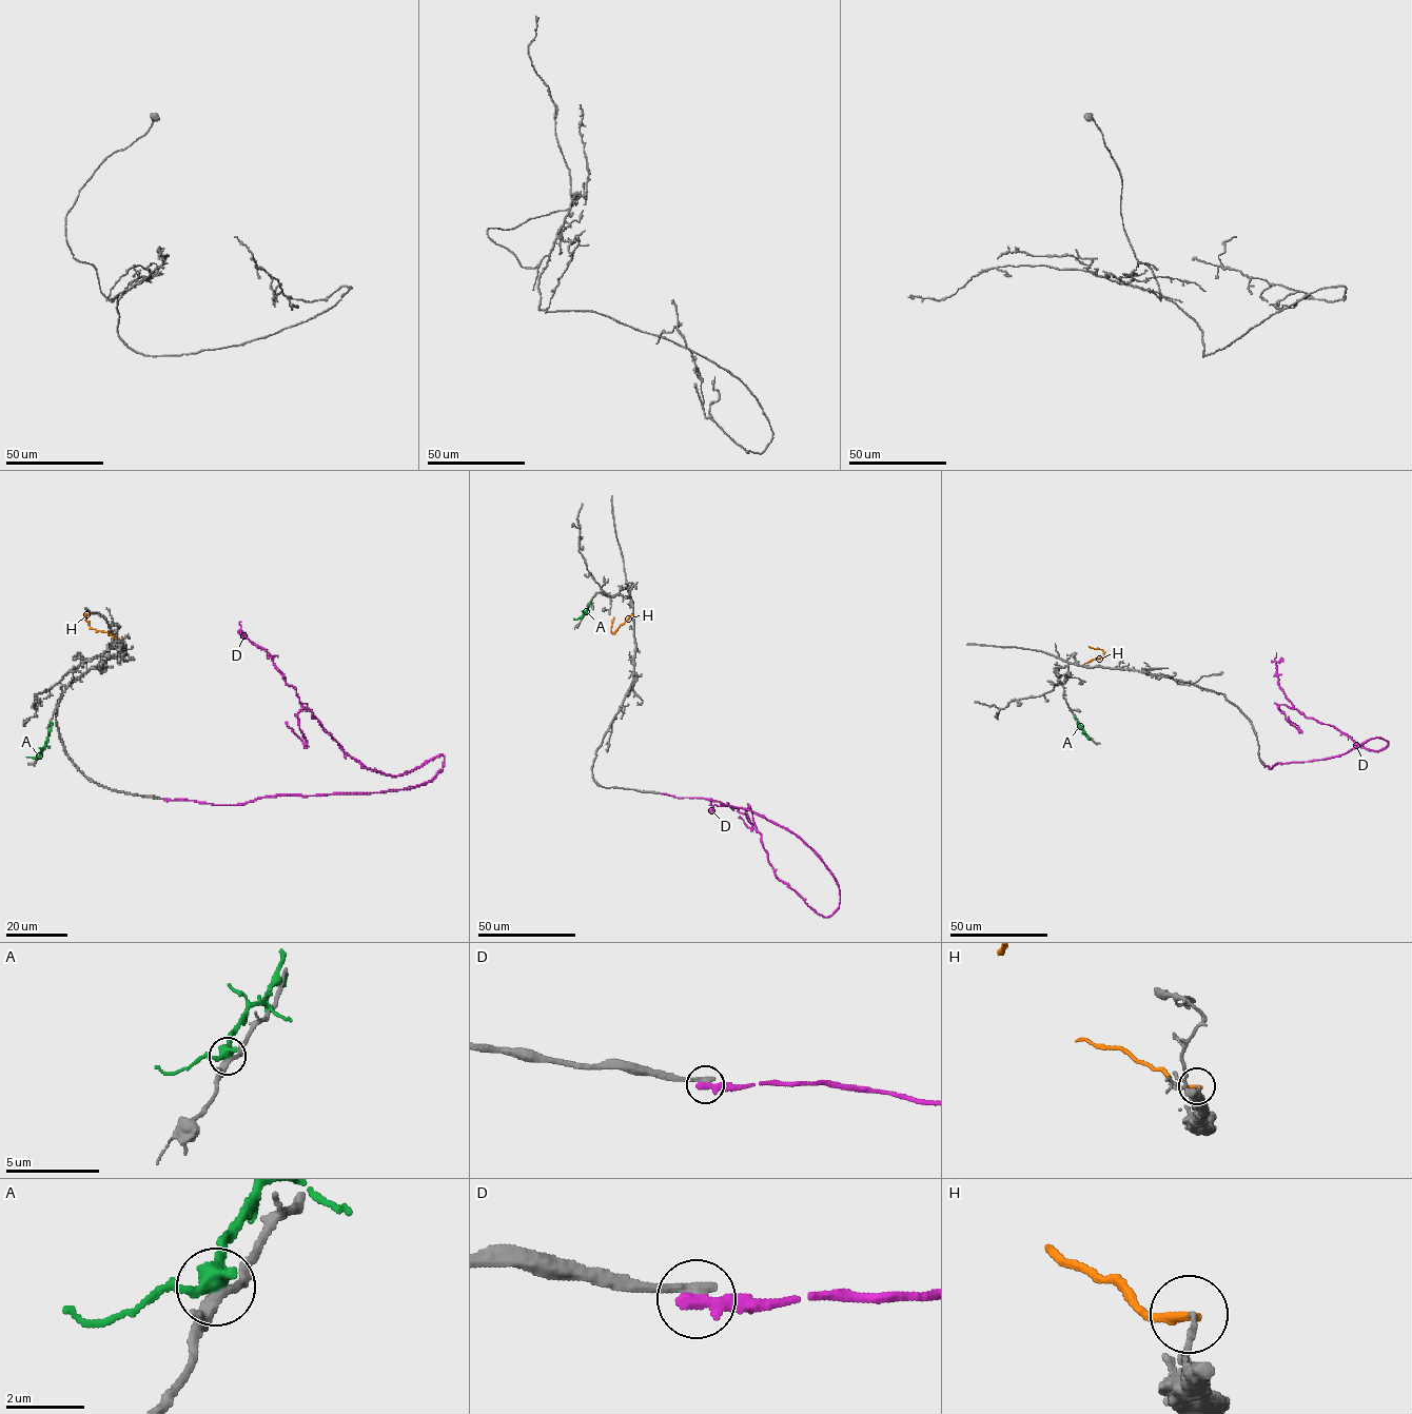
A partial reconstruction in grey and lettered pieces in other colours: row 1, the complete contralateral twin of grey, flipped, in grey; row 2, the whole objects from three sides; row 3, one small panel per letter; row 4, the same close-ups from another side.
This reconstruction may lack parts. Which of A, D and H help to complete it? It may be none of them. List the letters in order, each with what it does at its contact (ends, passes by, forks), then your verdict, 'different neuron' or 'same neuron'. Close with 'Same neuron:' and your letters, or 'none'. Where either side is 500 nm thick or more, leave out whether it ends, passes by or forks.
A: it passes by; different neuron
D: it ends there; different neuron
H: it ends there; different neuron
Same neuron: none

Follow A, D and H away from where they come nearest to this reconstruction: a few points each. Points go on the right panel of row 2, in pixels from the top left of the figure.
A: (1089, 738), (1074, 717)
D: (1263, 766), (1336, 757), (1378, 738), (1388, 744), (1370, 750), (1297, 710), (1279, 686), (1276, 652)
H: (1085, 663), (1103, 655), (1101, 649), (1089, 647)

